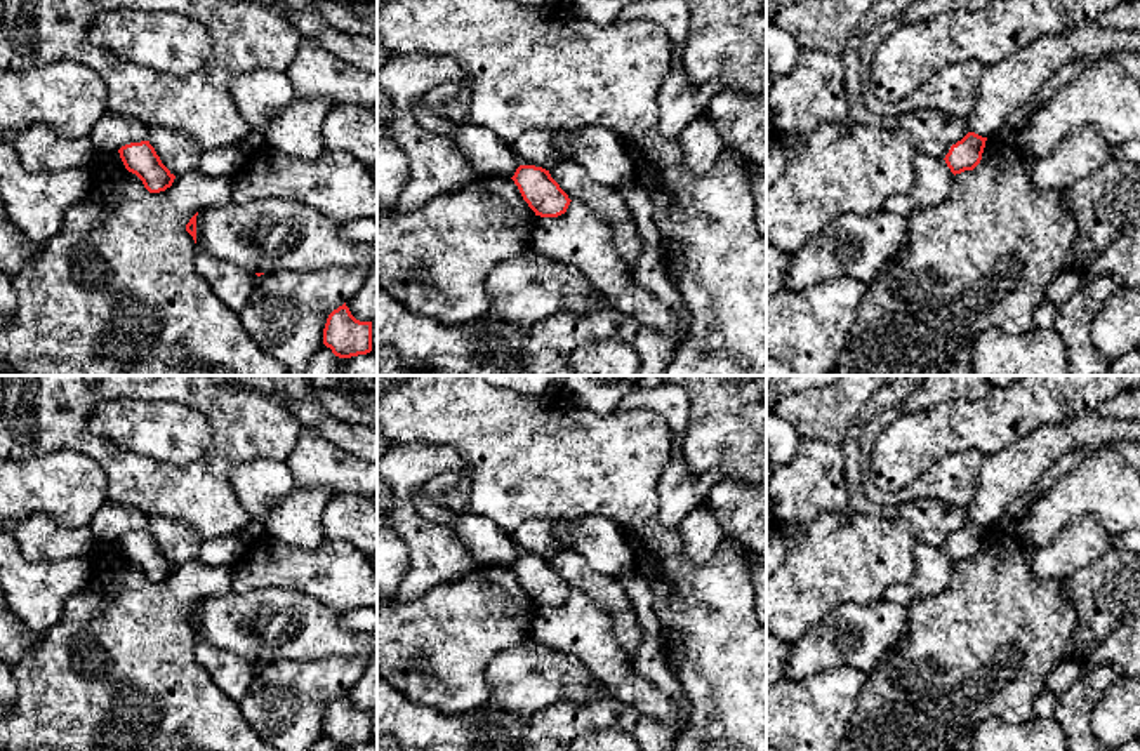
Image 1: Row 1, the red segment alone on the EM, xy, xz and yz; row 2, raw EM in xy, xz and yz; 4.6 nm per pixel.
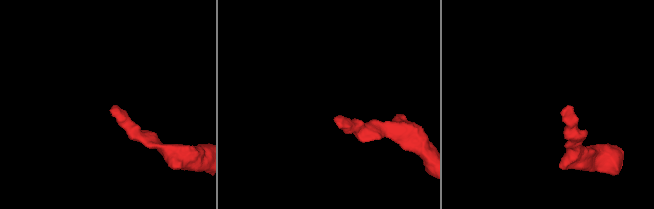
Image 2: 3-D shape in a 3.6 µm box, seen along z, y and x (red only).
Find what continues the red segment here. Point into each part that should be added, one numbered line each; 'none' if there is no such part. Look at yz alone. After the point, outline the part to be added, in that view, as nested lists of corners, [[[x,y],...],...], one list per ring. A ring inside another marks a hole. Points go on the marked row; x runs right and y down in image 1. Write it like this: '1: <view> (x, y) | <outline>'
none

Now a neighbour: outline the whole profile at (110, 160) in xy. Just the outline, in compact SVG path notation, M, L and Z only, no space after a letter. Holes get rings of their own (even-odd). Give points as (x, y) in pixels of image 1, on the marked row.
M106 151L89 169L90 174L106 174L108 170L118 170L123 167L118 151Z

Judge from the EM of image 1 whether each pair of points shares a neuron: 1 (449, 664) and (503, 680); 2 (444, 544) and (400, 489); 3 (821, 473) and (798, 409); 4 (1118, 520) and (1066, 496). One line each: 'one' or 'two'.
1: two
2: one
3: two
4: one

